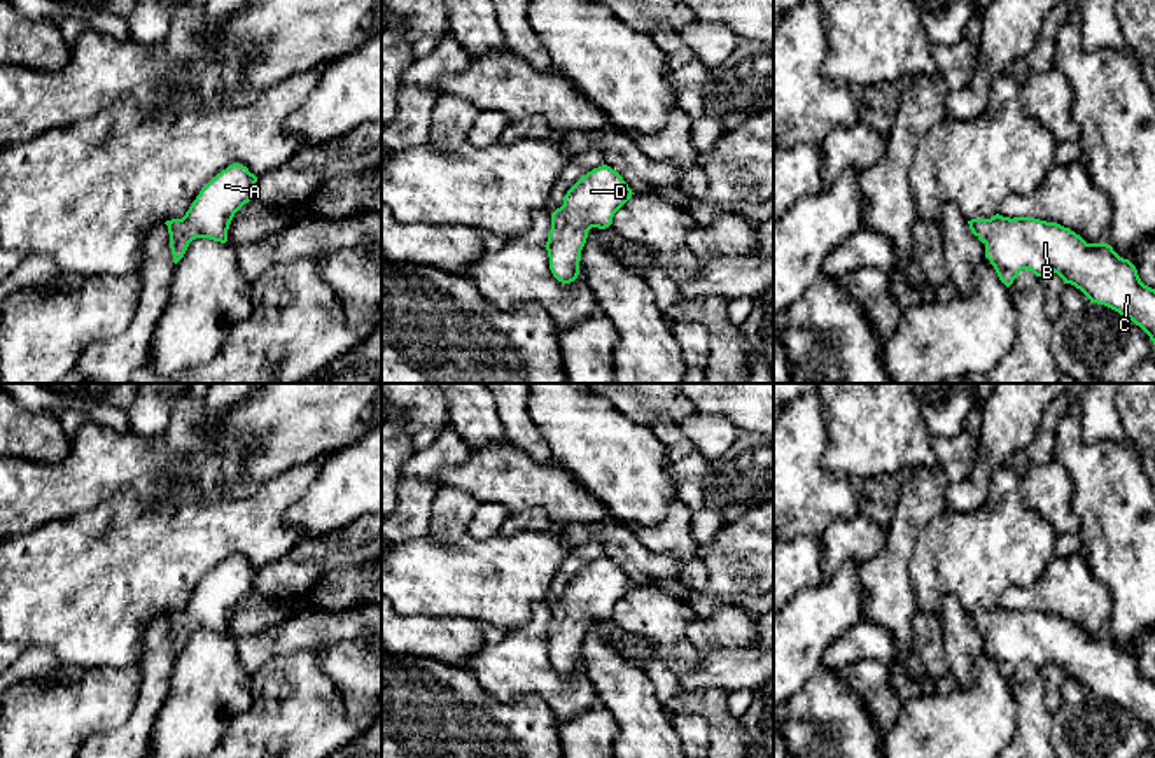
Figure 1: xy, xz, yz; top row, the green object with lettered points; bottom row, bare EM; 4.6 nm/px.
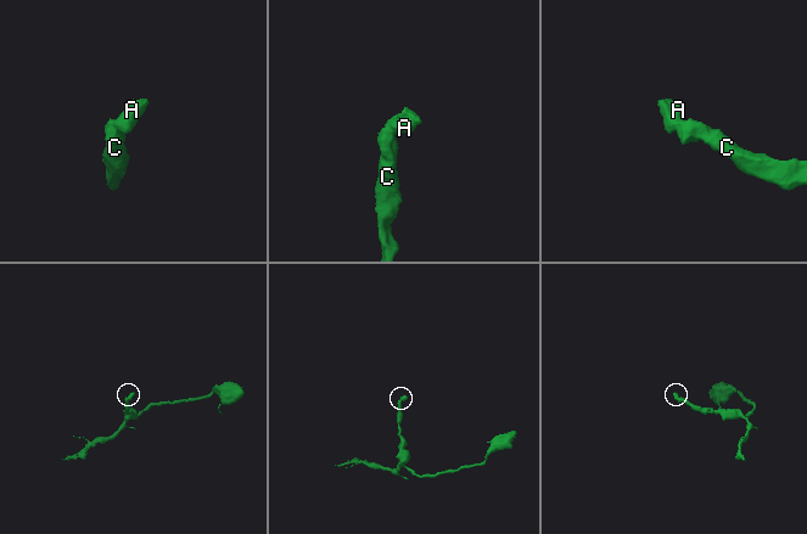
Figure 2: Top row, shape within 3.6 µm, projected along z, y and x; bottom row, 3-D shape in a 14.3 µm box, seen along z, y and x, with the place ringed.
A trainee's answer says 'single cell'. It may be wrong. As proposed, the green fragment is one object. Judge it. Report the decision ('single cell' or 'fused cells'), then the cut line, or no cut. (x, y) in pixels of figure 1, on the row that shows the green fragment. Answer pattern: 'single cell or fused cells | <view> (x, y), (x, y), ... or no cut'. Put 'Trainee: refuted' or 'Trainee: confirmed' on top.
Trainee: confirmed
single cell | no cut

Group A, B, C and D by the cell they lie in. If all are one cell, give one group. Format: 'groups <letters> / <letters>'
groups A B C D

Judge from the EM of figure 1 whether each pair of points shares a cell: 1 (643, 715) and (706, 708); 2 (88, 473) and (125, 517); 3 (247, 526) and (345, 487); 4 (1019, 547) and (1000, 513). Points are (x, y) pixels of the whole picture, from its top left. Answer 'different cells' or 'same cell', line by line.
1: different cells
2: different cells
3: different cells
4: same cell

